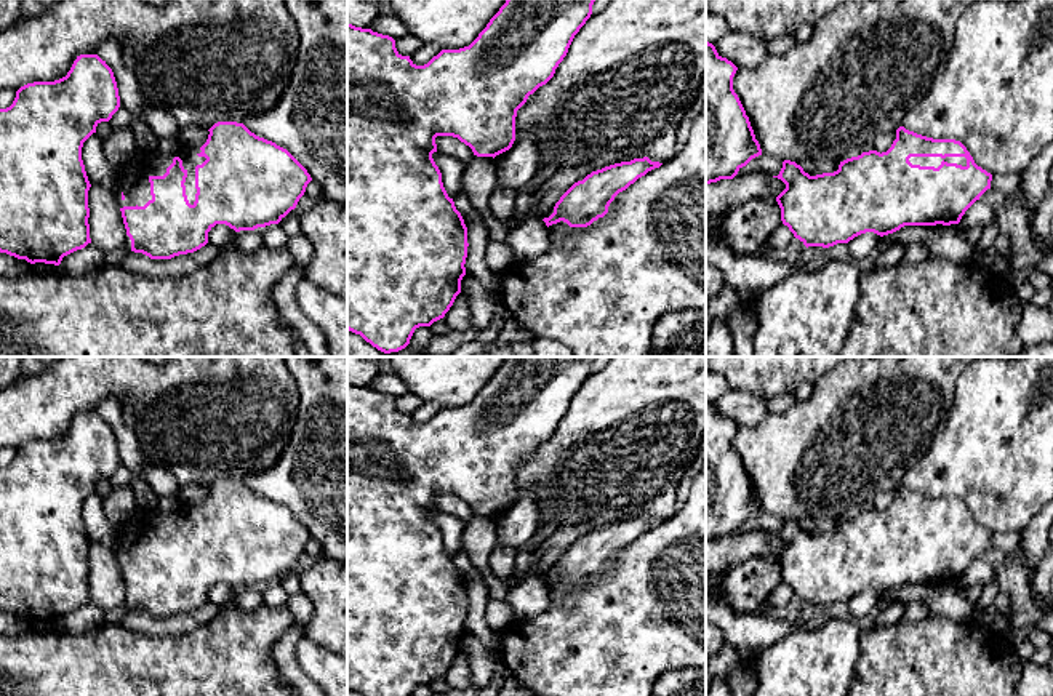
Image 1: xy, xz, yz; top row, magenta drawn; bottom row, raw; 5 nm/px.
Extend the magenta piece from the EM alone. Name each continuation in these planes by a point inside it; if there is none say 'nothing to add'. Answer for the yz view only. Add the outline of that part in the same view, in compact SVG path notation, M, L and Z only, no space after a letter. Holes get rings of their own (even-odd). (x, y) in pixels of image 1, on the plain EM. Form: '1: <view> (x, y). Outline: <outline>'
1: yz (935, 520). Outline: M911 515L909 520L912 523L920 523L920 525L935 525L938 526L941 523L941 520L947 520L947 522L957 522L962 525L967 525L967 517L965 515Z

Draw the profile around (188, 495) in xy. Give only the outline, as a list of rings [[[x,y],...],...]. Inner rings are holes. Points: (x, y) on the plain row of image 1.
[[[179,483],[176,498],[181,502],[181,506],[202,506],[206,501],[208,493],[210,490],[206,486]]]

